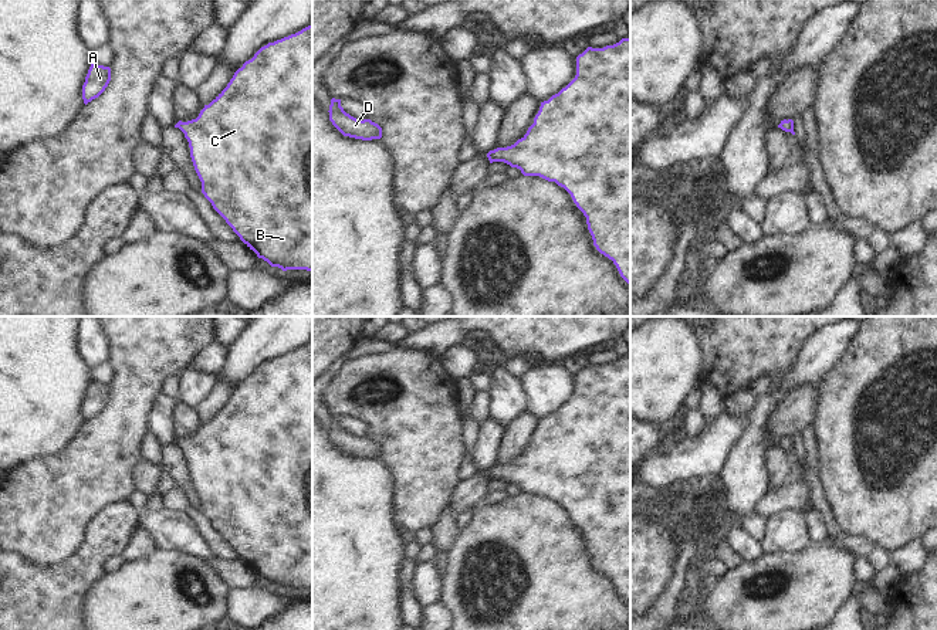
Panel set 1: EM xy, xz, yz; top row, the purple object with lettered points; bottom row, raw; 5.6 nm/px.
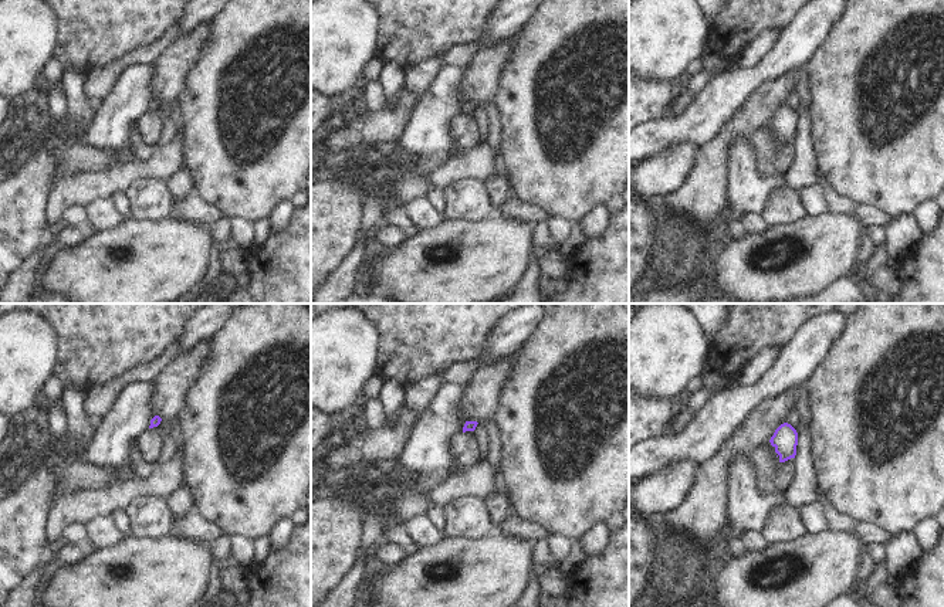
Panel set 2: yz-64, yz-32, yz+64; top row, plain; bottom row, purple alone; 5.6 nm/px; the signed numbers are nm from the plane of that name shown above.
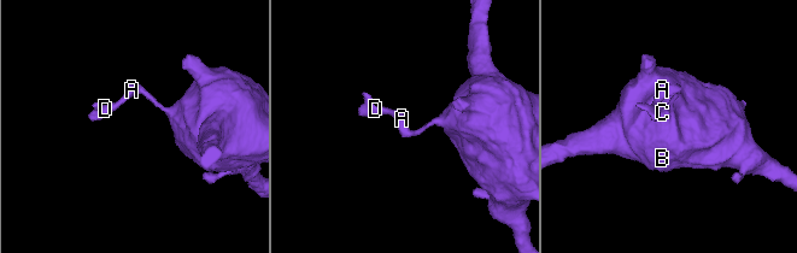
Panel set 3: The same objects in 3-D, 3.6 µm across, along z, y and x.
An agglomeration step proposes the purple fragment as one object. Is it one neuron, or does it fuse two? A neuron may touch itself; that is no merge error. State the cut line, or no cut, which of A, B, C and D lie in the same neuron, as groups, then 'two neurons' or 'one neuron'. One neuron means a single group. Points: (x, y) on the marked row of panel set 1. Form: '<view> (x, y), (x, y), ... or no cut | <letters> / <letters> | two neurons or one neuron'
no cut | A B C D | one neuron

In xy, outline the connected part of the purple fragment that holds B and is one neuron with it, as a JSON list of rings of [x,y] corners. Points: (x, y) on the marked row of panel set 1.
[[[312,26],[261,47],[234,72],[227,87],[209,105],[204,105],[196,119],[179,121],[175,128],[179,128],[189,142],[190,158],[202,182],[202,193],[240,240],[271,267],[283,271],[312,271]]]

